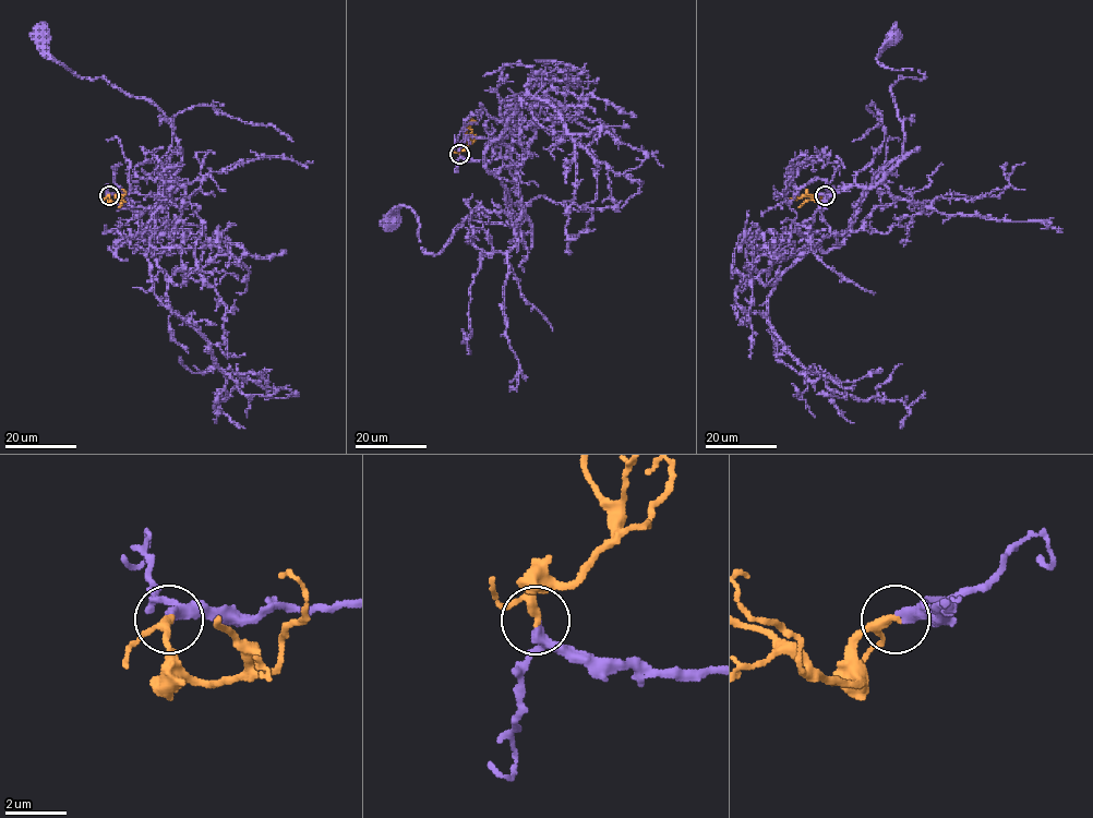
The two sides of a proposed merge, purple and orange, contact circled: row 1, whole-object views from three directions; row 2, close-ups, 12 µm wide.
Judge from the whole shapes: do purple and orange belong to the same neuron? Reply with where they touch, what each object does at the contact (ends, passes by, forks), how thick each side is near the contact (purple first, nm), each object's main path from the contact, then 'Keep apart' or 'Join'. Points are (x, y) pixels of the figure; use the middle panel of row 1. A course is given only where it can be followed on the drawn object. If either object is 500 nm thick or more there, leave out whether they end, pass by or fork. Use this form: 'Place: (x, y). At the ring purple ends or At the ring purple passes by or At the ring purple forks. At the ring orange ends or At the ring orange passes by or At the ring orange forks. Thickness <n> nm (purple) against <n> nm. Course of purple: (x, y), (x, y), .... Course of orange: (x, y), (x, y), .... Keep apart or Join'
Place: (459, 154). At the ring purple passes by. At the ring orange passes by. Thickness 260 nm (purple) against 220 nm. Course of purple: (459, 155), (512, 160), (529, 232), (466, 219), (436, 253), (428, 253), (410, 208), (400, 206), (393, 219). Course of orange: (459, 154), (459, 149), (468, 144), (468, 125), (476, 120). Join

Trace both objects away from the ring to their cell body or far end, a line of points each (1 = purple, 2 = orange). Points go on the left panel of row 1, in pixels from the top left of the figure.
1: (109, 195), (171, 187), (181, 157), (173, 127), (144, 99), (77, 76), (43, 36)
2: (109, 195), (113, 202), (118, 201), (116, 195), (125, 202)

